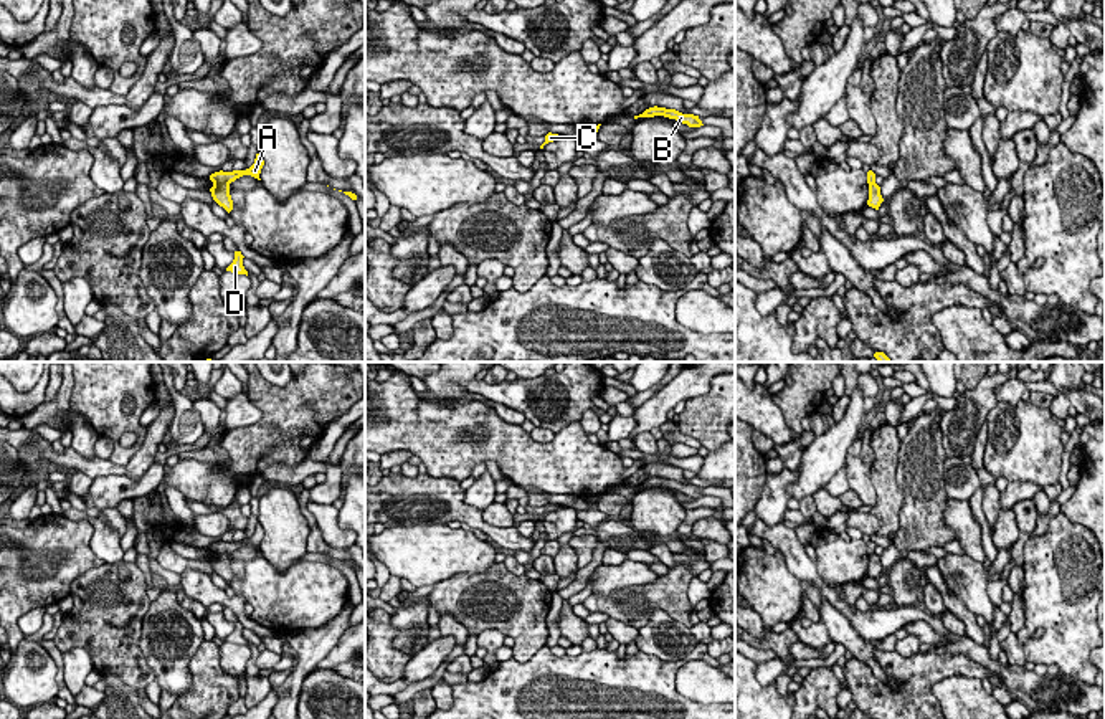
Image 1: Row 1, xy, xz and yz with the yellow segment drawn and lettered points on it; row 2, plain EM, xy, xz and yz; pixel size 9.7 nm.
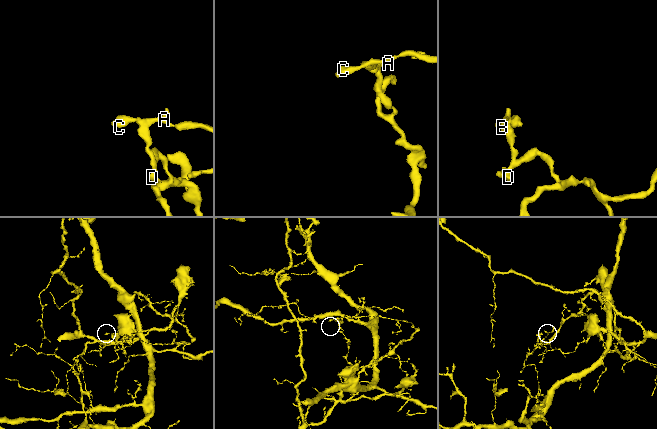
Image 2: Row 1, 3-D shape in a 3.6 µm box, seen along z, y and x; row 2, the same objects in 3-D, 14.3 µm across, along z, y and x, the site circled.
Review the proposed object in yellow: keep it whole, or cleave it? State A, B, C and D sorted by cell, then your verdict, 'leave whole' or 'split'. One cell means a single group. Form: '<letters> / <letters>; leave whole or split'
A B C / D; split

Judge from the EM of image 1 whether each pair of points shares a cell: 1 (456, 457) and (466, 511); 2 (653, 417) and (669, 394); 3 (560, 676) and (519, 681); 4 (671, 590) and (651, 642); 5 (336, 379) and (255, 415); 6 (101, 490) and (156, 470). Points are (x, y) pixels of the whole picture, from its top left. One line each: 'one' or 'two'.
1: two
2: one
3: one
4: two
5: two
6: one

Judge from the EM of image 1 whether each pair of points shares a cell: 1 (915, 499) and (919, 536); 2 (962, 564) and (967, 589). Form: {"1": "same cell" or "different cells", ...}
{"1": "same cell", "2": "same cell"}

